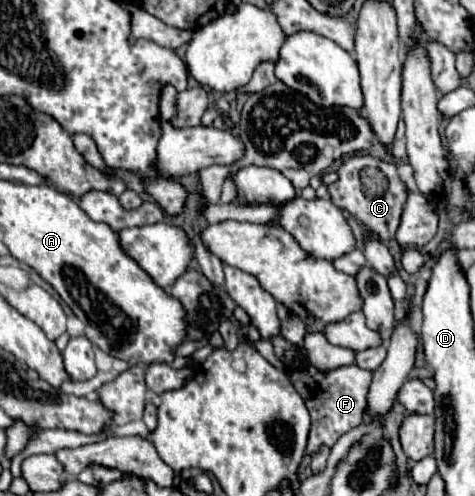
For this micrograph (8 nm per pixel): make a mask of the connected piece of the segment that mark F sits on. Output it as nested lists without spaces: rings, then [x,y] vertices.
[[[272,338],[272,346],[276,352],[276,358],[288,368],[290,382],[294,384],[298,394],[304,398],[306,408],[312,416],[312,428],[310,428],[310,438],[308,438],[308,448],[306,448],[308,454],[314,454],[322,444],[334,446],[342,434],[362,424],[366,416],[366,396],[368,396],[368,388],[372,382],[370,370],[350,364],[350,366],[340,366],[328,372],[322,372],[314,368],[312,364],[298,360],[300,348],[288,342],[286,338]]]

